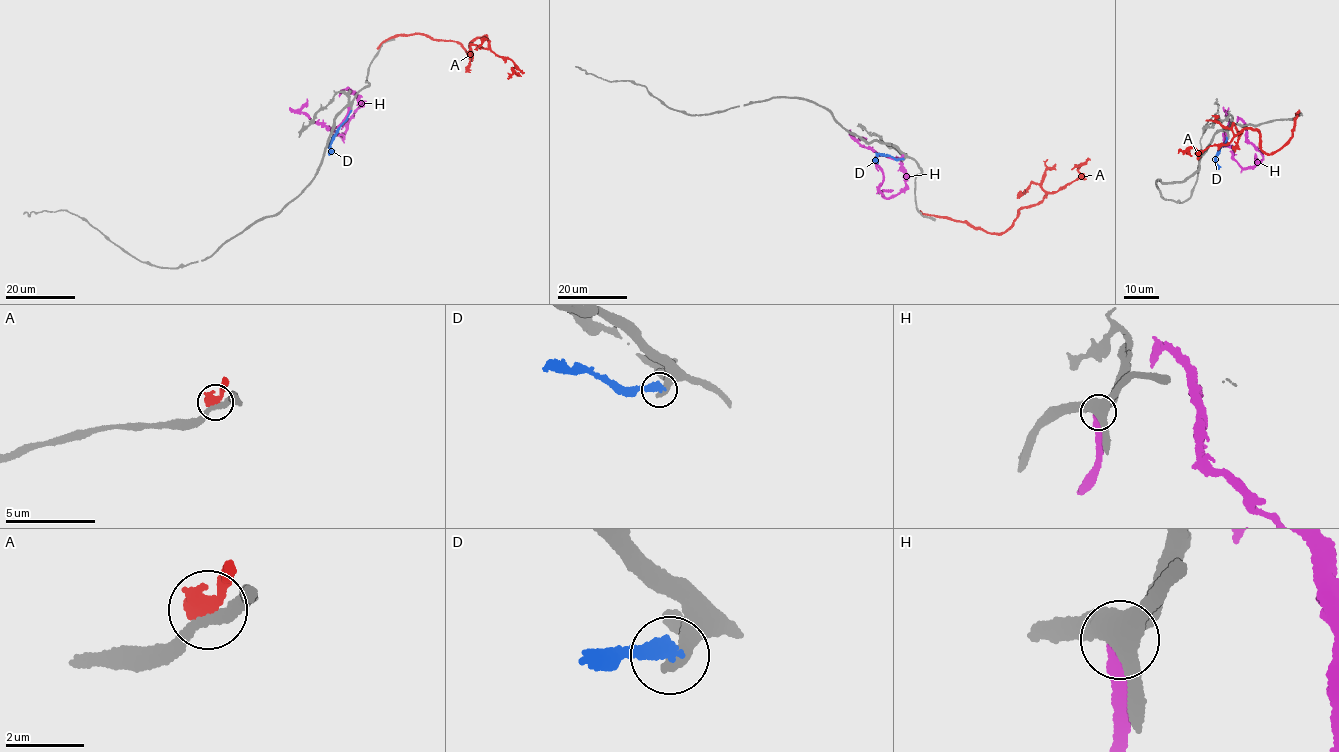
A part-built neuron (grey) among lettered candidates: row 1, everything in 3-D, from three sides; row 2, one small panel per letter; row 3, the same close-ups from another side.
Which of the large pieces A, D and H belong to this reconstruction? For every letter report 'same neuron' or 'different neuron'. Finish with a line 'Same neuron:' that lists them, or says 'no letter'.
A: different neuron
D: different neuron
H: different neuron
Same neuron: no letter

